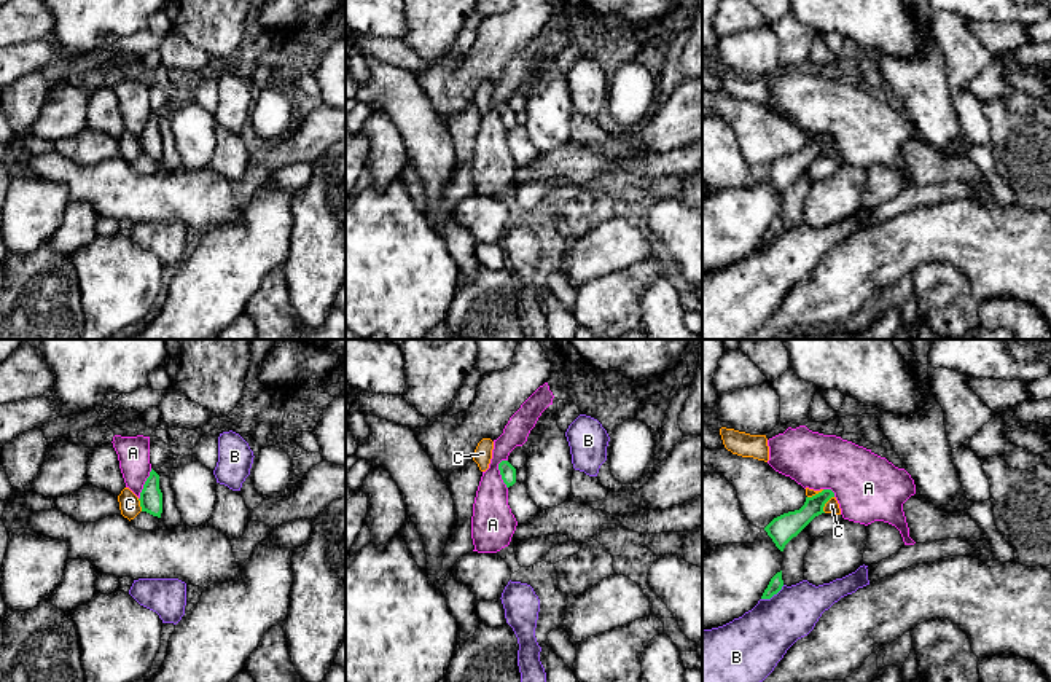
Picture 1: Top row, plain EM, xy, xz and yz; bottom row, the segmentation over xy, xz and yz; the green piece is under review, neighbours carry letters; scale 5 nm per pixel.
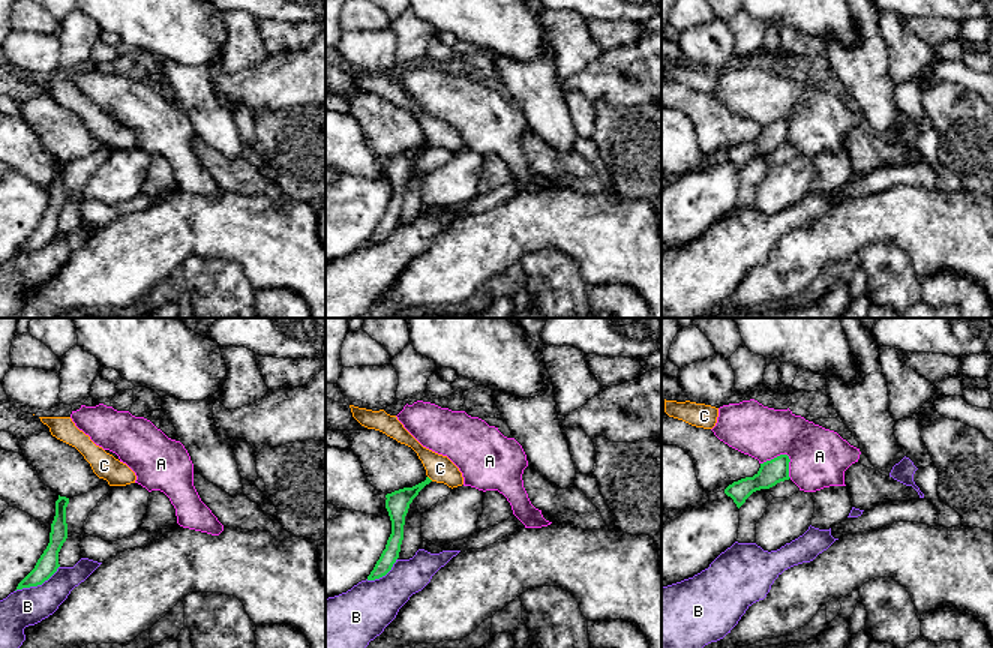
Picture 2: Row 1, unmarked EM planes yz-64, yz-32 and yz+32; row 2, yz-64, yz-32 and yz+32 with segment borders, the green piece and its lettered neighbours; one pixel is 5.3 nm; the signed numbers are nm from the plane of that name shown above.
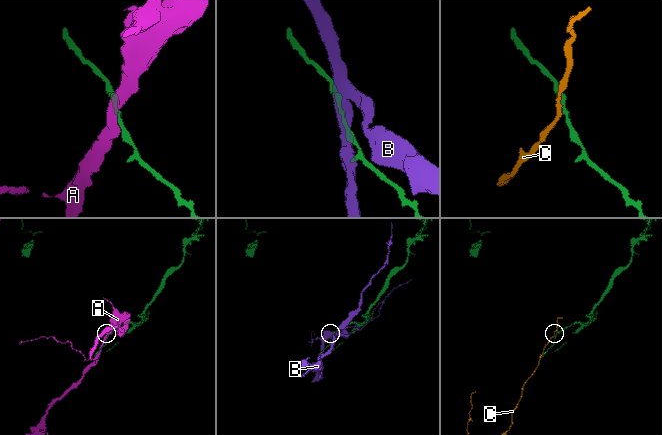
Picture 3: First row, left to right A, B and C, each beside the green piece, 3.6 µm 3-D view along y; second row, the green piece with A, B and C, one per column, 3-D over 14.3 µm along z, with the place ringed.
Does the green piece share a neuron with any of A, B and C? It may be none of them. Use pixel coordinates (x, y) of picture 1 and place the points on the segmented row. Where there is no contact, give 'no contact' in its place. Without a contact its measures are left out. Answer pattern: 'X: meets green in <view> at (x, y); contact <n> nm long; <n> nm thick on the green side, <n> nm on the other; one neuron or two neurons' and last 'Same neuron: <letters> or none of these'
A: meets green in xz at (500, 474); contact 150 nm long; 80 nm thick on the green side, 220 nm on the other; two neurons
B: meets green in yz at (773, 595); contact 140 nm long; 70 nm thick on the green side, 300 nm on the other; two neurons
C: meets green in yz at (825, 502); contact 100 nm long; 140 nm thick on the green side, 70 nm on the other; two neurons
Same neuron: none of these

